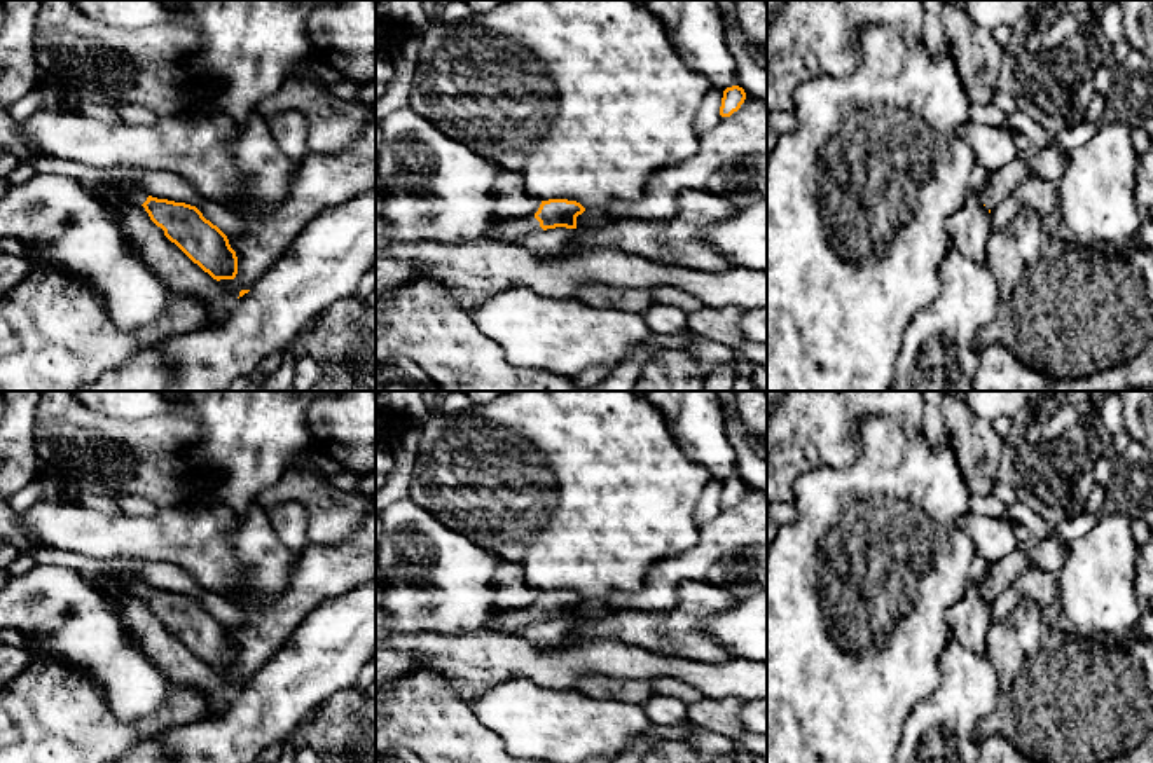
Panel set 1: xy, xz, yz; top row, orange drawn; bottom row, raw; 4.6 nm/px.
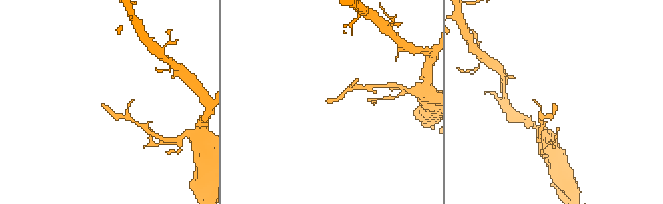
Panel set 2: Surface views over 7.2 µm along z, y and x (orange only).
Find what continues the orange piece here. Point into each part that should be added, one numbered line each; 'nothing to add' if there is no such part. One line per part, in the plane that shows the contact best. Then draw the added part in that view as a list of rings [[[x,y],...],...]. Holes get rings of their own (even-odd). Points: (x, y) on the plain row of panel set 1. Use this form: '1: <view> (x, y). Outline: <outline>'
1: xz (507, 622). Outline: [[[535,608],[521,611],[501,611],[500,615],[491,613],[484,623],[482,630],[494,634],[519,634],[526,625],[542,622],[540,613]]]

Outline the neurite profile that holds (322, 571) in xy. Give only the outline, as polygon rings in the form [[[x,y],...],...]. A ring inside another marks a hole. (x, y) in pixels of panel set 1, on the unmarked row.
[[[376,494],[356,534],[346,541],[307,543],[290,581],[271,608],[245,611],[245,623],[229,629],[238,648],[234,670],[220,670],[232,691],[285,644],[292,630],[320,604],[376,576]]]

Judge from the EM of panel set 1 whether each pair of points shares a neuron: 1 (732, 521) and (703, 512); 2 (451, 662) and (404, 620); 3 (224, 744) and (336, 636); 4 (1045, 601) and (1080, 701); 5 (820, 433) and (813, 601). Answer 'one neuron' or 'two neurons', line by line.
1: two neurons
2: two neurons
3: one neuron
4: two neurons
5: two neurons

